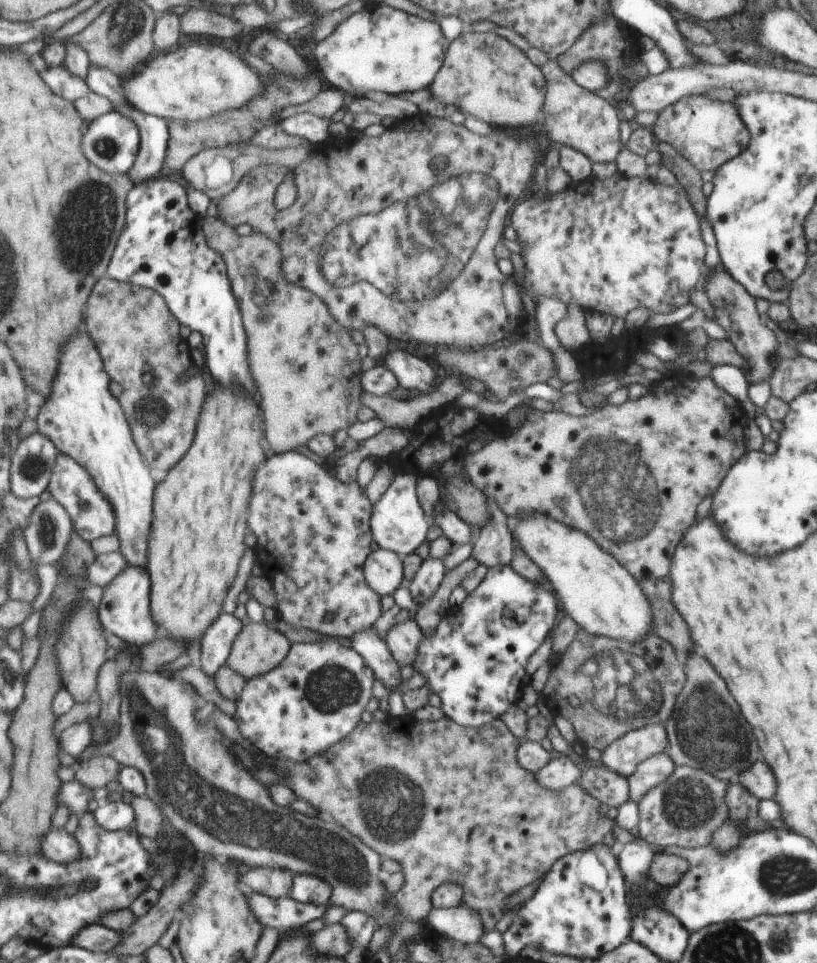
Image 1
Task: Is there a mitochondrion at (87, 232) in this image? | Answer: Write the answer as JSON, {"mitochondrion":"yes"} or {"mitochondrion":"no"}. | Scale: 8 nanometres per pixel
{"mitochondrion":"yes"}

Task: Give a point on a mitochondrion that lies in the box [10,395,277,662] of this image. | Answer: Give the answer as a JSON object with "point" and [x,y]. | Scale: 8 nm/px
{"point":[48,531]}

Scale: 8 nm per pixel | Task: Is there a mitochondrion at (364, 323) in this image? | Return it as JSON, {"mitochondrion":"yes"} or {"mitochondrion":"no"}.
{"mitochondrion":"no"}

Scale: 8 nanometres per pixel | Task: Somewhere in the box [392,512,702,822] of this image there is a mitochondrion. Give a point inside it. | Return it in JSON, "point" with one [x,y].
{"point":[652,702]}

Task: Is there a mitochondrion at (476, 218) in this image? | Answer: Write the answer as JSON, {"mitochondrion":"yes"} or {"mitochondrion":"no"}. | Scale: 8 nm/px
{"mitochondrion":"yes"}

